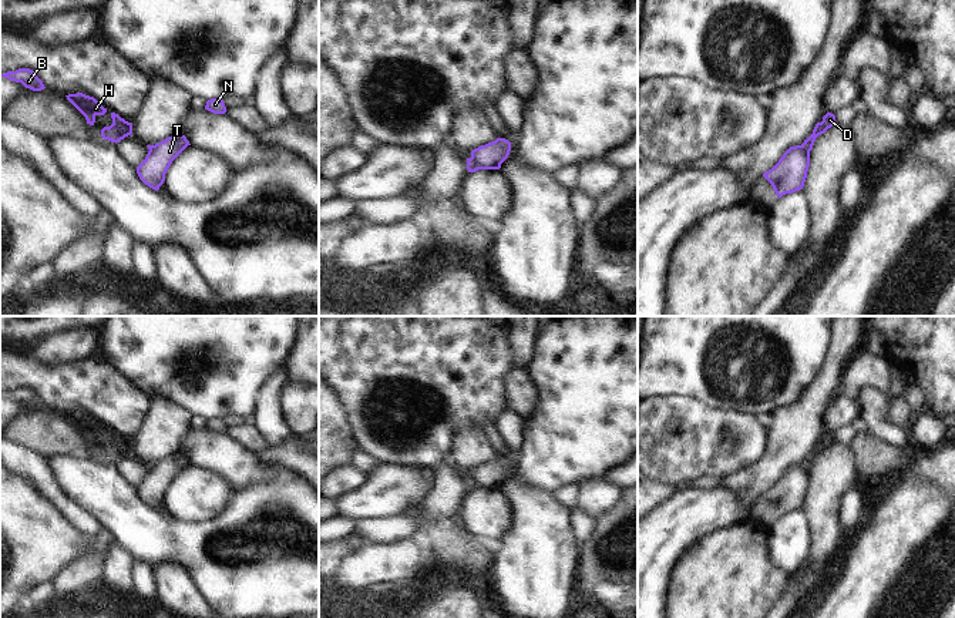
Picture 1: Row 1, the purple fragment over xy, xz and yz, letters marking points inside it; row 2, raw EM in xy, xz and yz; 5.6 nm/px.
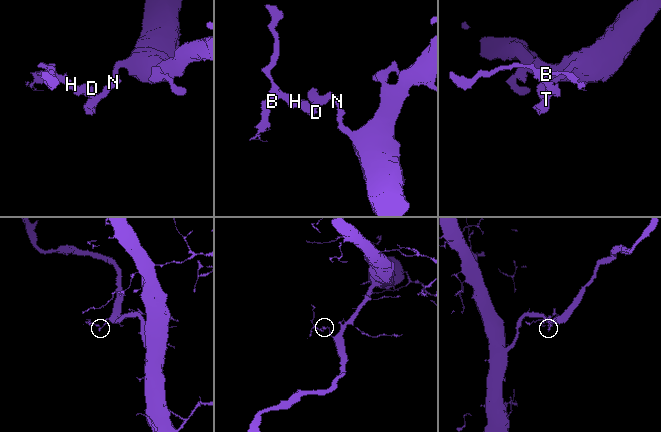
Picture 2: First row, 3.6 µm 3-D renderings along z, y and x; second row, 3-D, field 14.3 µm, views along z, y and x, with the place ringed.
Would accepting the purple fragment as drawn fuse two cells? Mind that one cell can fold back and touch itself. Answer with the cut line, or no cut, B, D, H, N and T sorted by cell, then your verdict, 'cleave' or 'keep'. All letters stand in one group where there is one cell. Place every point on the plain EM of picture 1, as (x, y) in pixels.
cut xz (468, 477), (480, 487); groups B D H / N T; cleave

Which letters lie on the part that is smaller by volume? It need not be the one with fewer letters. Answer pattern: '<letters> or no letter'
B, D, H.

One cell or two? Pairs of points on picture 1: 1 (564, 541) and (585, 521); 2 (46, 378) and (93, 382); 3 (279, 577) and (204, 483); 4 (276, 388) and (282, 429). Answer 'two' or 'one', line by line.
1: two
2: one
3: two
4: one

